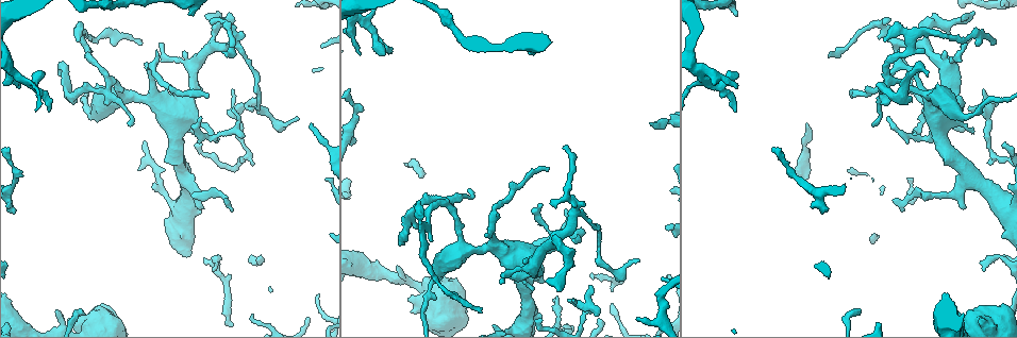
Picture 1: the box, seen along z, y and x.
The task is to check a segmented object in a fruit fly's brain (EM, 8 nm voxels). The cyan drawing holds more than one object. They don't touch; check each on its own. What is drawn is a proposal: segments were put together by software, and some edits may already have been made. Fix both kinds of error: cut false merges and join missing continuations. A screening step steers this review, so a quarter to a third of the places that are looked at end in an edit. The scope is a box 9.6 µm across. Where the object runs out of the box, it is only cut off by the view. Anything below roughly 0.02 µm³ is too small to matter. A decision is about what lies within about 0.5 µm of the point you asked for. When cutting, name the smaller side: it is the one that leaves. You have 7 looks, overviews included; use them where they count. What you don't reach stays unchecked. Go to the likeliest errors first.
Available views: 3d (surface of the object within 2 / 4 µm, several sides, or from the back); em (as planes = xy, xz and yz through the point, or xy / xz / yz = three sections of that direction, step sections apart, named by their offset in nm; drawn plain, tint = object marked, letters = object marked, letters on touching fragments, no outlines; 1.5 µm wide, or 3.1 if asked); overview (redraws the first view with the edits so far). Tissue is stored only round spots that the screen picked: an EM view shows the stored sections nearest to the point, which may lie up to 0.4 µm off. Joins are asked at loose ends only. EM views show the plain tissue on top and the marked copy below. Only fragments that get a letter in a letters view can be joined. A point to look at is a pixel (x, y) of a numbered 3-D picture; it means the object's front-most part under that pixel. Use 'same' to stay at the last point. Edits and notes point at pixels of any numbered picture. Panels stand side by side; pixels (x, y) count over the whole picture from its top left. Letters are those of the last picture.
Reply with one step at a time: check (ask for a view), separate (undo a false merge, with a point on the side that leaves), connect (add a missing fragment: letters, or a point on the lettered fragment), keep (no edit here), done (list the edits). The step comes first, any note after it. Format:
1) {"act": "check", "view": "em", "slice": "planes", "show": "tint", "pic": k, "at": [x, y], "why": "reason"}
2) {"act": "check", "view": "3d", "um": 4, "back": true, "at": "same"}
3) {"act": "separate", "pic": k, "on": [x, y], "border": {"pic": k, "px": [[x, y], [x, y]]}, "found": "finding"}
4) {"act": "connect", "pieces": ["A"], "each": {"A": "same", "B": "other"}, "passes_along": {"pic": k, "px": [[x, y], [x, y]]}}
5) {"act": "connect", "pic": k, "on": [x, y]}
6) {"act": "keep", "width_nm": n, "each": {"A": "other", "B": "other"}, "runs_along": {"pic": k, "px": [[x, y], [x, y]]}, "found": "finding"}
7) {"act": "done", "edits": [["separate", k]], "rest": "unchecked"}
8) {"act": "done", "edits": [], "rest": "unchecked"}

{"act": "check", "view": "em", "slice": "planes", "show": "letters", "pic": 1, "at": [385, 52], "why": "branch stops here"}

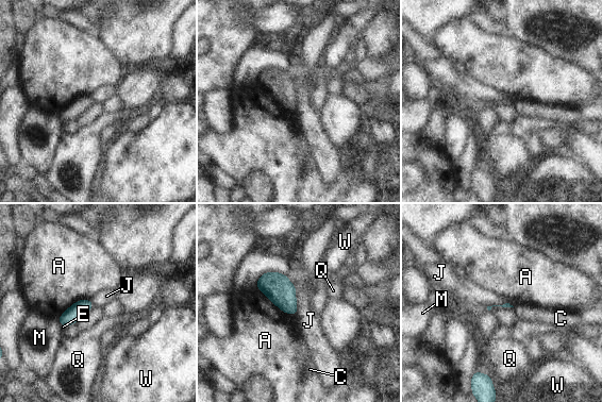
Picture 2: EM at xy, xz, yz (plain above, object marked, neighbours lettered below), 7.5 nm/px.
{"act": "keep", "each": {"A": "other", "C": "other", "E": "other", "J": "other", "M": "other", "Q": "other", "W": "other"}, "found": "none of them fits"}

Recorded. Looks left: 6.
{"act": "check", "view": "3d", "um": 4, "pic": 1, "at": [917, 139]}

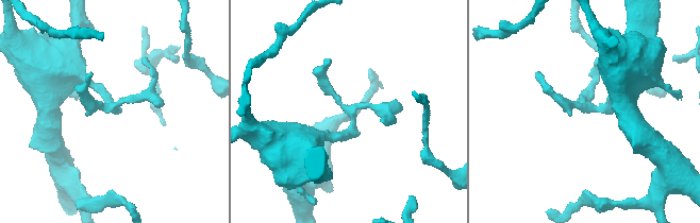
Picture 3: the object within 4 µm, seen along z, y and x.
{"act": "check", "view": "em", "slice": "planes", "show": "letters", "pic": 3, "at": [354, 114], "why": "now the EM"}

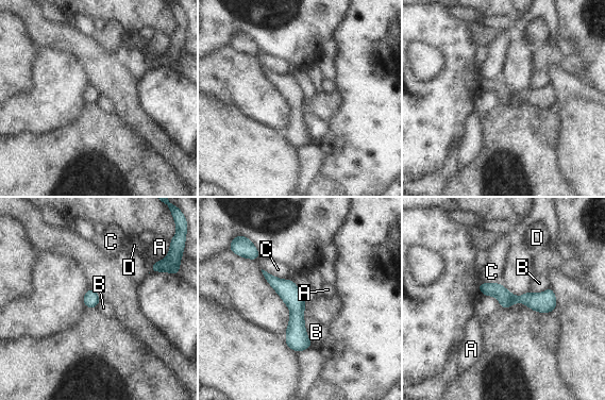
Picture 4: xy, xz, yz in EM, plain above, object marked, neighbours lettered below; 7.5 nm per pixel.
{"act": "keep", "each": {"A": "other", "B": "other", "C": "other", "D": "other"}, "border": {"pic": 4, "px": [[303, 317], [306, 337], [313, 344]]}, "found": "one neuron here"}

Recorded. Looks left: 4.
{"act": "check", "view": "3d", "um": 4, "back": true, "pic": 1, "at": [214, 45], "why": "side arm on a straight run"}

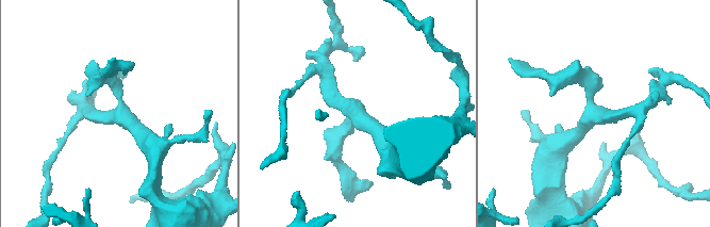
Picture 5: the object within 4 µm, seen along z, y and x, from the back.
{"act": "check", "view": "em", "slice": "planes", "show": "letters", "pic": 5, "at": [591, 116], "arms": 3, "arm_widths_nm": [200, 220, 320], "why": "now the EM"}

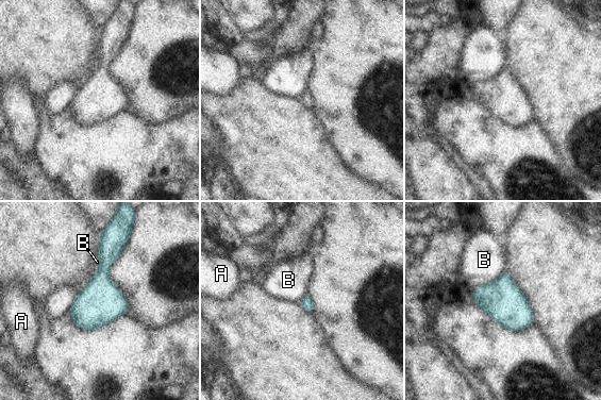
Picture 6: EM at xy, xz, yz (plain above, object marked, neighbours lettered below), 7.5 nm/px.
{"act": "keep", "longest_contact_nm": ["B", 320], "each": {"A": "other", "B": "other"}, "border": {"pic": 6, "px": [[505, 268], [490, 282], [471, 290]]}, "found": "all the same neuron"}

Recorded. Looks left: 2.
{"act": "done", "edits": [], "rest": "unchecked"}

